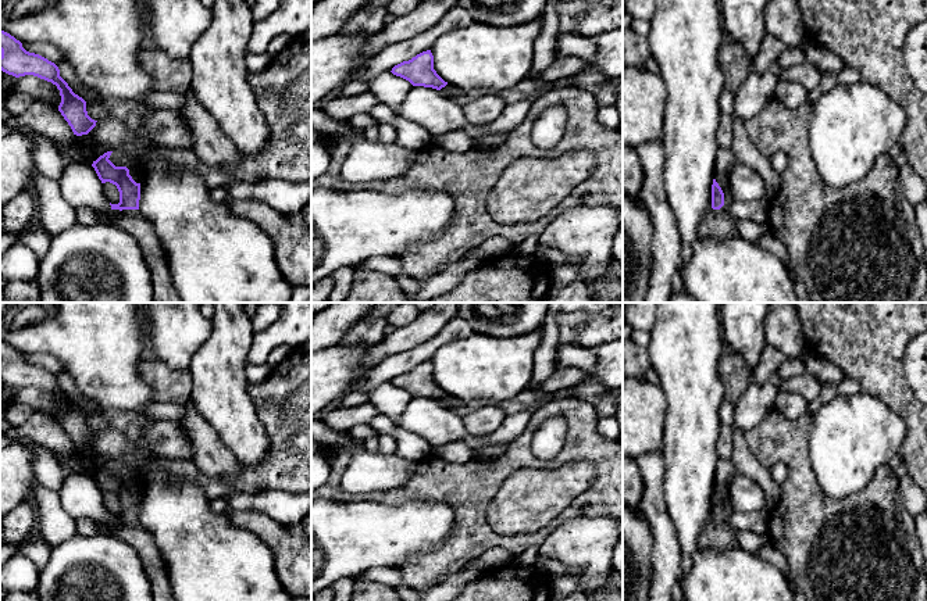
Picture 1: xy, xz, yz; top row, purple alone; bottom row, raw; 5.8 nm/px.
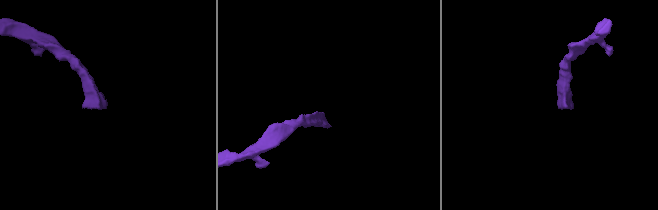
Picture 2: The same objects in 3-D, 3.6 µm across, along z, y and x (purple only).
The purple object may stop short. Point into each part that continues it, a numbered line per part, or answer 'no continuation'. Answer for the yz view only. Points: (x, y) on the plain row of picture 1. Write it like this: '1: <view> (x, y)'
1: yz (717, 535)

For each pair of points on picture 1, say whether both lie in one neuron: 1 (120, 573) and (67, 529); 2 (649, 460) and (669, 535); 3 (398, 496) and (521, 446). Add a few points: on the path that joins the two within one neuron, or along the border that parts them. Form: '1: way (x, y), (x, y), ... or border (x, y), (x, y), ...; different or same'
1: border (77, 532), (52, 547); different
2: way (652, 478), (653, 507), (658, 517); same
3: way (428, 483), (477, 483), (491, 475); same

